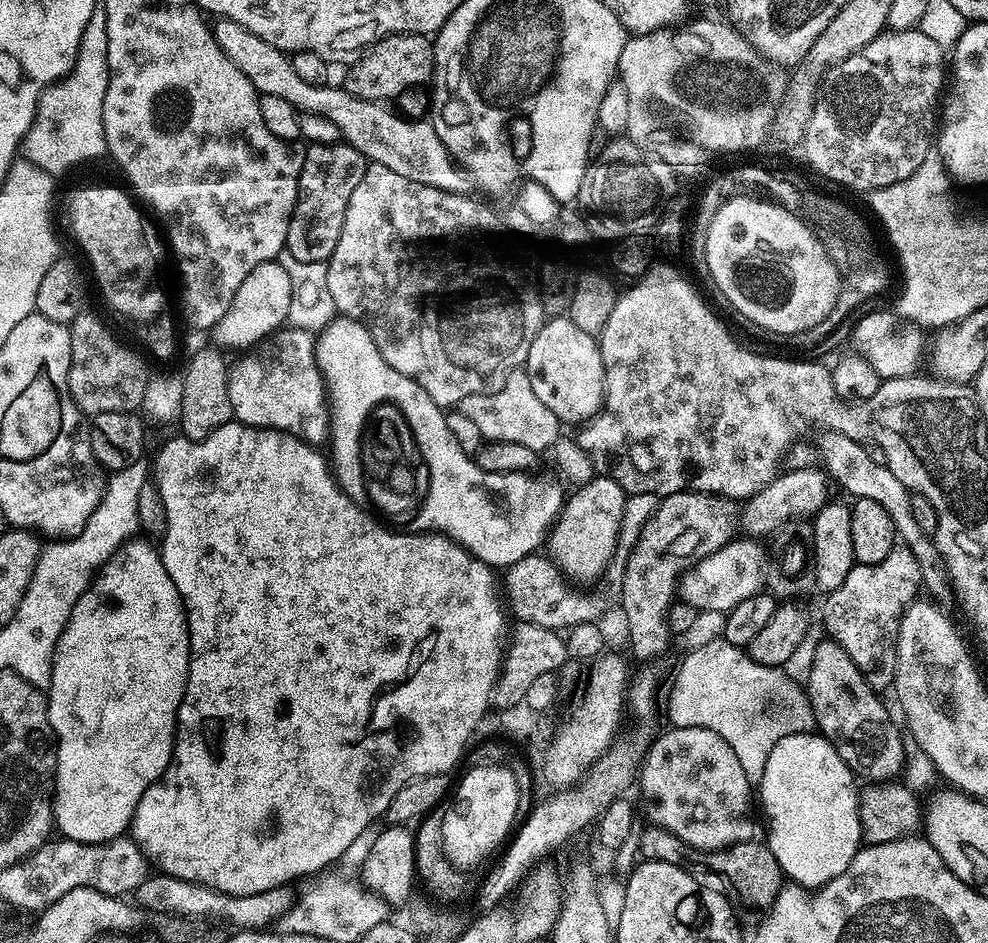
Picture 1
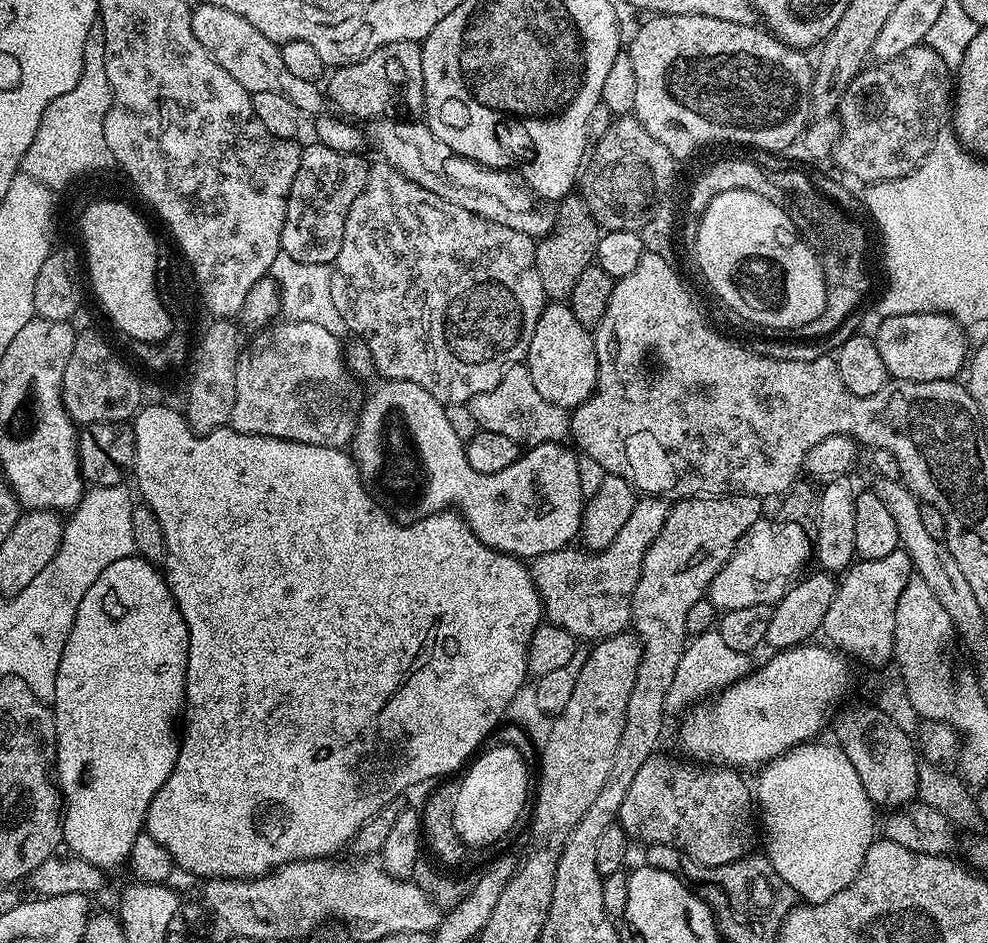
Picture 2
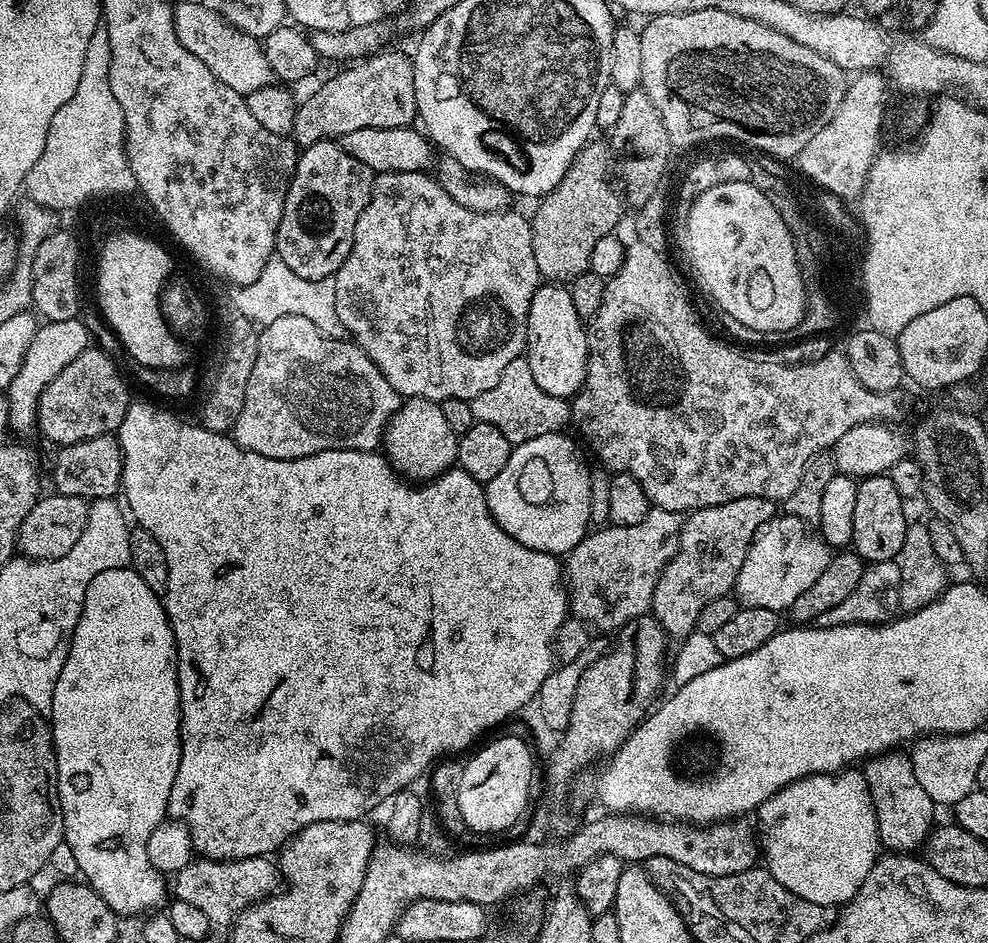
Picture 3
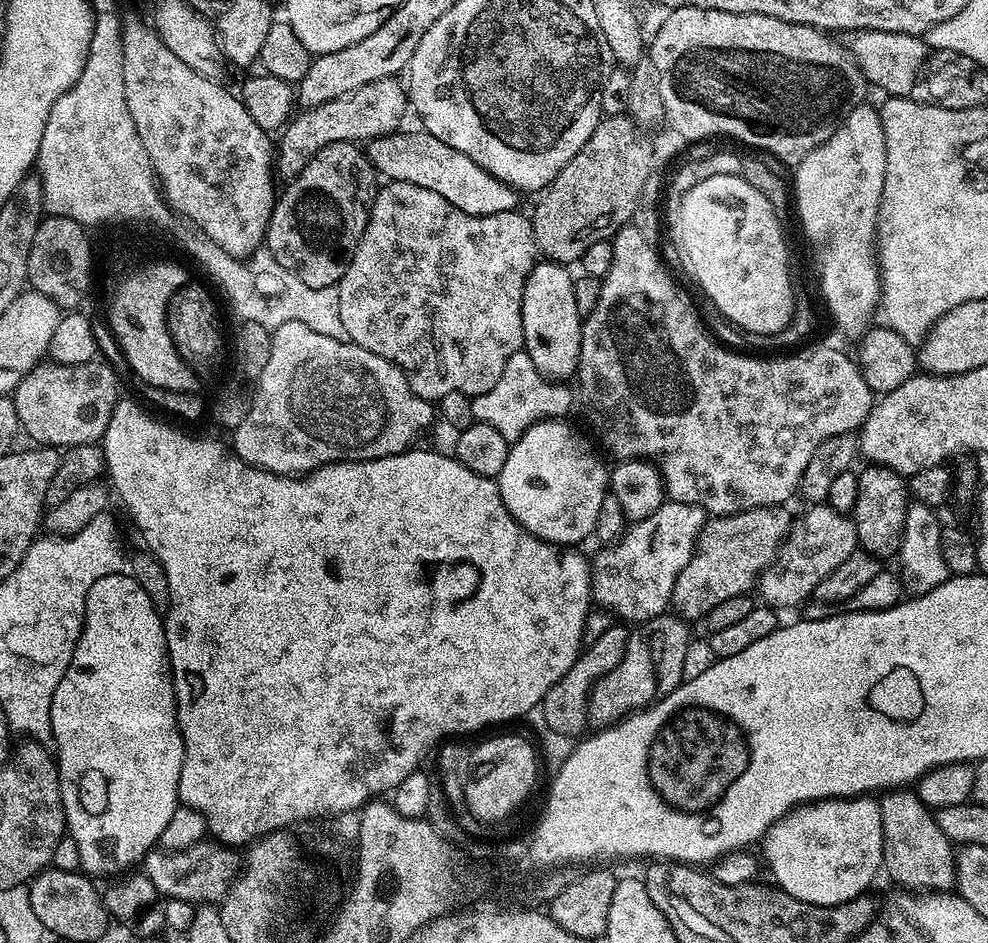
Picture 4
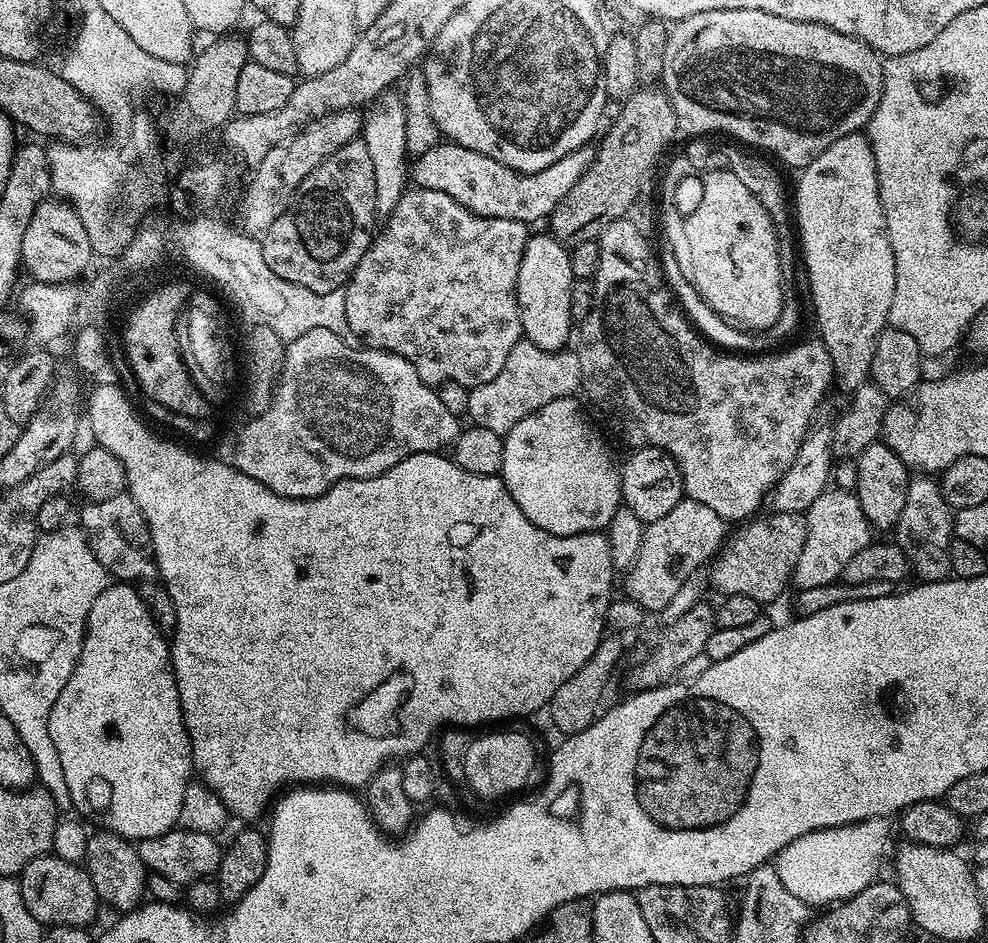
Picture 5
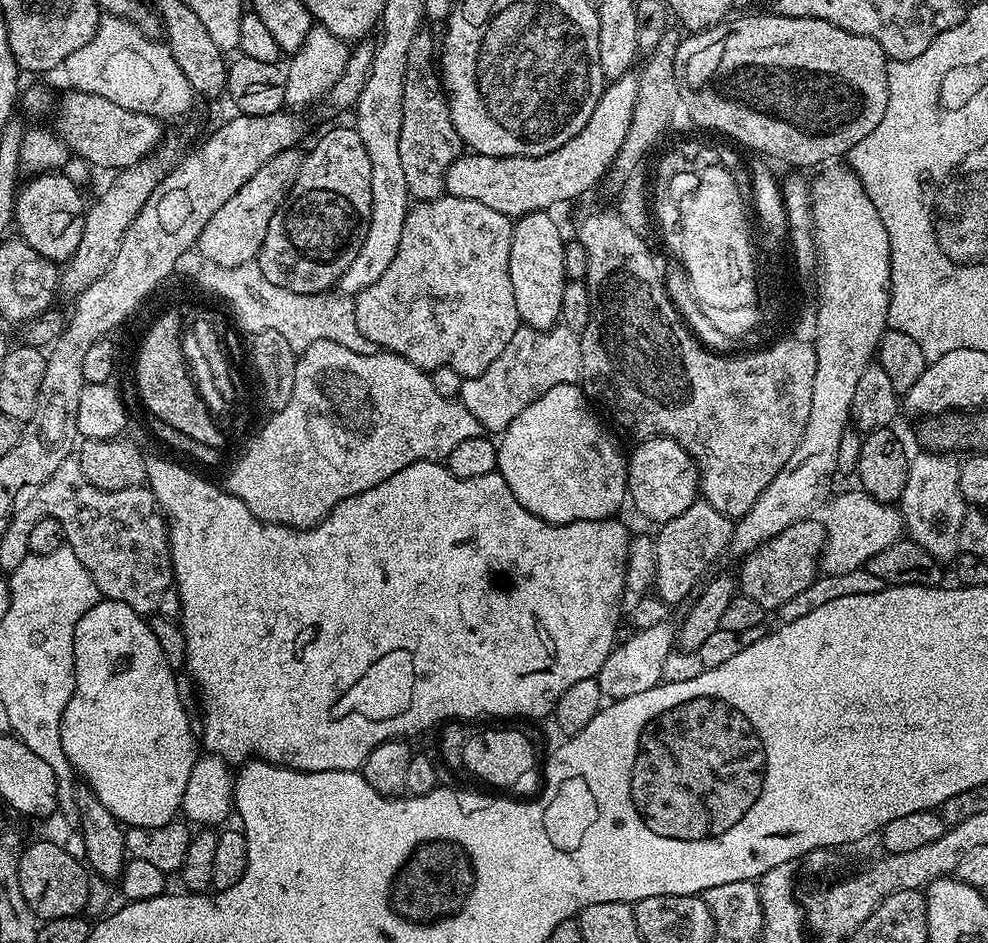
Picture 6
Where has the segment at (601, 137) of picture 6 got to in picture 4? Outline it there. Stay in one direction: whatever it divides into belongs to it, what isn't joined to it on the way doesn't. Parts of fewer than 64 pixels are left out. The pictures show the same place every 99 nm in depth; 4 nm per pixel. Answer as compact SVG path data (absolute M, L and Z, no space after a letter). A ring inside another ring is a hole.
M397 130L390 136L377 136L375 140L367 141L368 160L385 181L410 182L414 186L434 190L434 194L442 194L446 202L471 216L517 211L517 189L494 178L494 174L482 170L482 166L478 166L474 158L466 158L462 150L454 150L454 146L438 142L438 138L434 138L429 132L404 131Z

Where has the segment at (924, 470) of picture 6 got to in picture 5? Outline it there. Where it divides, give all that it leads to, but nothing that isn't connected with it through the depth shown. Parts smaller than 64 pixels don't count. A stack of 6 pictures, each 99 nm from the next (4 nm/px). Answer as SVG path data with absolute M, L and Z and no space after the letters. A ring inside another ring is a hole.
M916 474L909 479L906 490L906 506L902 506L902 518L898 518L894 529L895 543L900 545L903 552L908 555L911 571L916 572L921 581L943 580L950 573L950 546L954 539L952 534L953 509L949 508L946 498L942 498L939 483L931 475Z

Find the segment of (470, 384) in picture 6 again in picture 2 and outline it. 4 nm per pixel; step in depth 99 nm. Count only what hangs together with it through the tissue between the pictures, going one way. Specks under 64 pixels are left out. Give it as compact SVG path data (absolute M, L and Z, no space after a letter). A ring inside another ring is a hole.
M524 362L510 366L510 370L502 374L502 382L498 382L494 390L486 390L486 394L474 394L474 398L468 401L467 406L483 431L503 434L521 446L559 445L570 436L569 409L554 406L546 402L542 394L538 394L534 378L530 378L530 370Z

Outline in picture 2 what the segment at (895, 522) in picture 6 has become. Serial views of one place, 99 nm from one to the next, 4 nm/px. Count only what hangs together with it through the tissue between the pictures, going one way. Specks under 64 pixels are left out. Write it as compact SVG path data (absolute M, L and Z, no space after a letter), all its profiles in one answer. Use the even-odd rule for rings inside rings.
M777 518L758 519L746 534L742 534L730 558L708 583L706 598L721 613L742 610L742 606L775 605L801 579L800 571L807 566L808 560L810 564L813 556L814 542L801 527Z

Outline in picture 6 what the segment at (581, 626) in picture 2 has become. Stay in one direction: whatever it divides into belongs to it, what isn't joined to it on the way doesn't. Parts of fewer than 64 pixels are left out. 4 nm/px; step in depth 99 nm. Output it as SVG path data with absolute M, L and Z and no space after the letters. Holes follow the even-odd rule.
M703 498L697 499L696 503L682 510L678 518L663 521L659 525L660 533L655 533L654 536L656 542L655 595L665 600L669 606L680 603L683 605L693 595L692 587L703 578L704 571L720 555L723 557L727 553L728 543L732 537L732 526L733 521L729 517L714 510L714 506L707 504Z

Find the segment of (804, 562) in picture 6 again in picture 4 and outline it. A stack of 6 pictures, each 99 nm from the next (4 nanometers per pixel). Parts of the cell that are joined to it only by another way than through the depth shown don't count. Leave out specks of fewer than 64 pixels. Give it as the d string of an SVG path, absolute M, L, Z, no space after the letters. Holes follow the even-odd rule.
M775 504L735 512L729 516L712 516L700 532L686 570L682 570L674 582L671 607L683 619L695 622L714 610L718 602L751 593L788 539L794 519L793 513L788 513L788 510L787 507Z

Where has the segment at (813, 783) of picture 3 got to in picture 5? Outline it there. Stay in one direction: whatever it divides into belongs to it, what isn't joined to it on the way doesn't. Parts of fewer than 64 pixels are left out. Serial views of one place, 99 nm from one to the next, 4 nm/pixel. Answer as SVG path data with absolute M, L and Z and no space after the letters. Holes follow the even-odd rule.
M876 817L874 819L860 821L857 824L845 825L843 828L821 829L817 833L808 833L804 836L800 836L792 844L788 844L783 851L777 853L774 867L776 872L779 874L779 880L782 882L788 893L794 894L796 898L809 906L815 906L815 904L824 904L820 906L828 906L851 899L853 896L856 896L865 889L866 886L875 883L875 880L877 879L876 874L882 864L884 852L886 850L886 842L888 840L888 832L890 830L889 823L891 823L891 821L887 817Z

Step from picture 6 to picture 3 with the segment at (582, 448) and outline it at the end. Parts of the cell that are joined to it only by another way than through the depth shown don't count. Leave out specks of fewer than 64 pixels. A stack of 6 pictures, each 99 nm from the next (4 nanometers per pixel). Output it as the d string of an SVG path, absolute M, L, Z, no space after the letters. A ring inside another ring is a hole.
M551 432L542 434L542 438L530 438L515 445L506 466L502 466L502 471L486 485L484 497L490 514L495 520L499 520L502 530L506 530L510 538L522 542L522 546L530 546L530 550L567 554L590 531L591 477L589 465L580 464L580 452L572 448L572 440L568 434Z

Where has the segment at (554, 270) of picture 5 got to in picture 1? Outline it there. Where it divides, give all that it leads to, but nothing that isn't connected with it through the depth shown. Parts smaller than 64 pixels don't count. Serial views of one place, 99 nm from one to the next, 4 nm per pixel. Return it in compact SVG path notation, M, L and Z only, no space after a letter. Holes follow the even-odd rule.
M567 315L545 319L530 346L526 371L534 394L538 394L538 399L550 409L550 414L560 419L561 425L583 425L598 415L604 407L604 367L597 337L586 334L586 330L578 330L578 326L574 326L574 322L568 319Z

